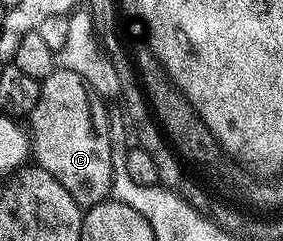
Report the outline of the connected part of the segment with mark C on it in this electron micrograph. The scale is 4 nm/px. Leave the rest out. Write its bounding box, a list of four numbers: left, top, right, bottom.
[29,67,113,207]

